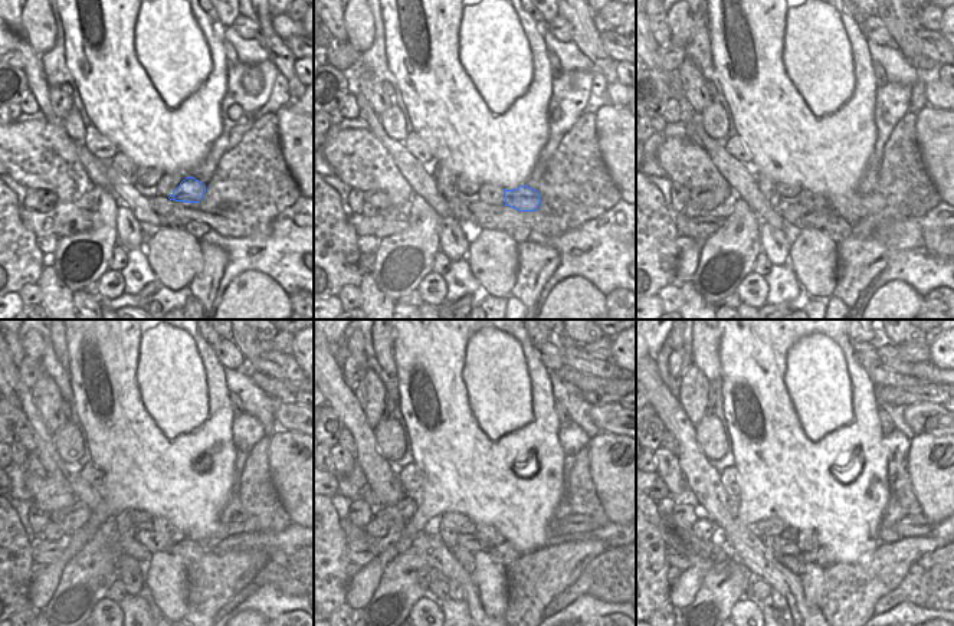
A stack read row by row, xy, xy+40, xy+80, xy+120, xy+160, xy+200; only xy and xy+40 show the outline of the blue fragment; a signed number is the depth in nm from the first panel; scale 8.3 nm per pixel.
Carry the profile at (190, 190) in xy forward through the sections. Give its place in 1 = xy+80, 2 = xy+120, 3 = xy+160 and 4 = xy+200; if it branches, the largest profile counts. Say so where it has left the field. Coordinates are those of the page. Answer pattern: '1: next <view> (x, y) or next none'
1: next xy+80 (852, 207)
2: next xy+120 (246, 523)
3: next xy+160 (571, 524)
4: next xy+200 (911, 525)

